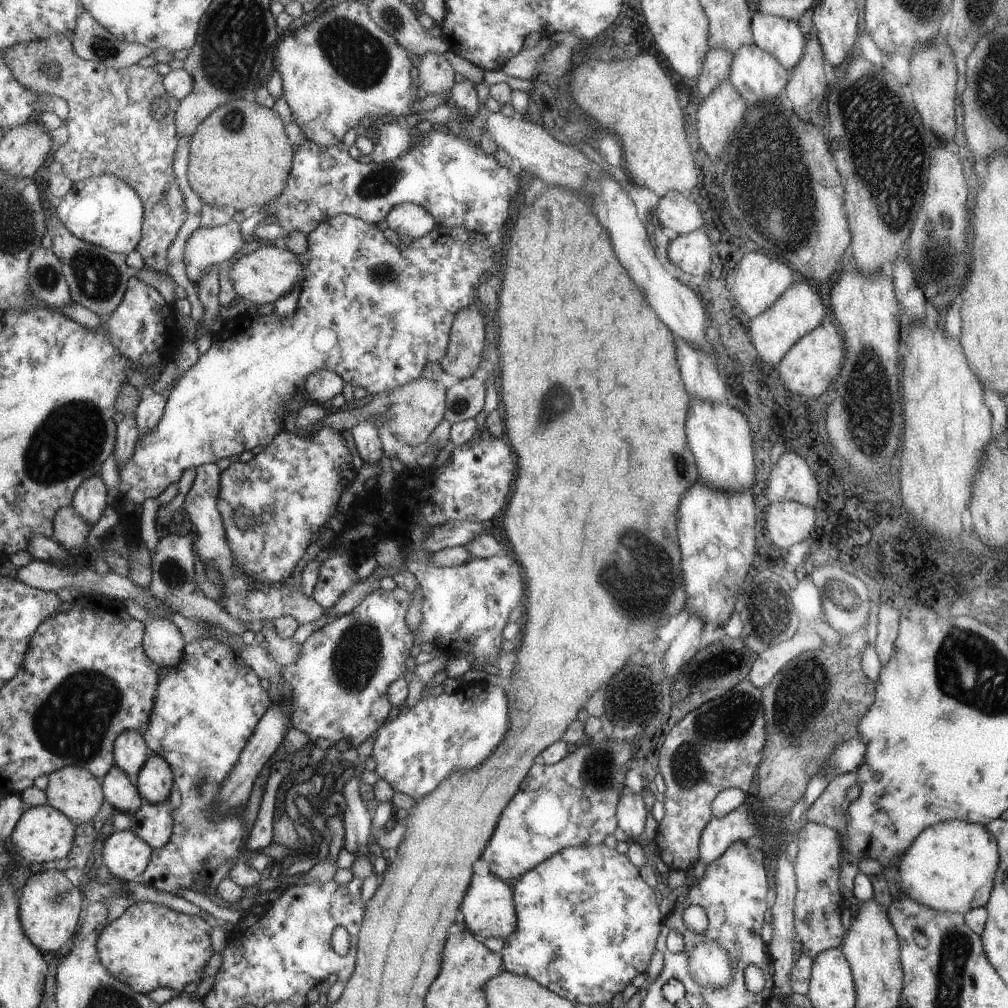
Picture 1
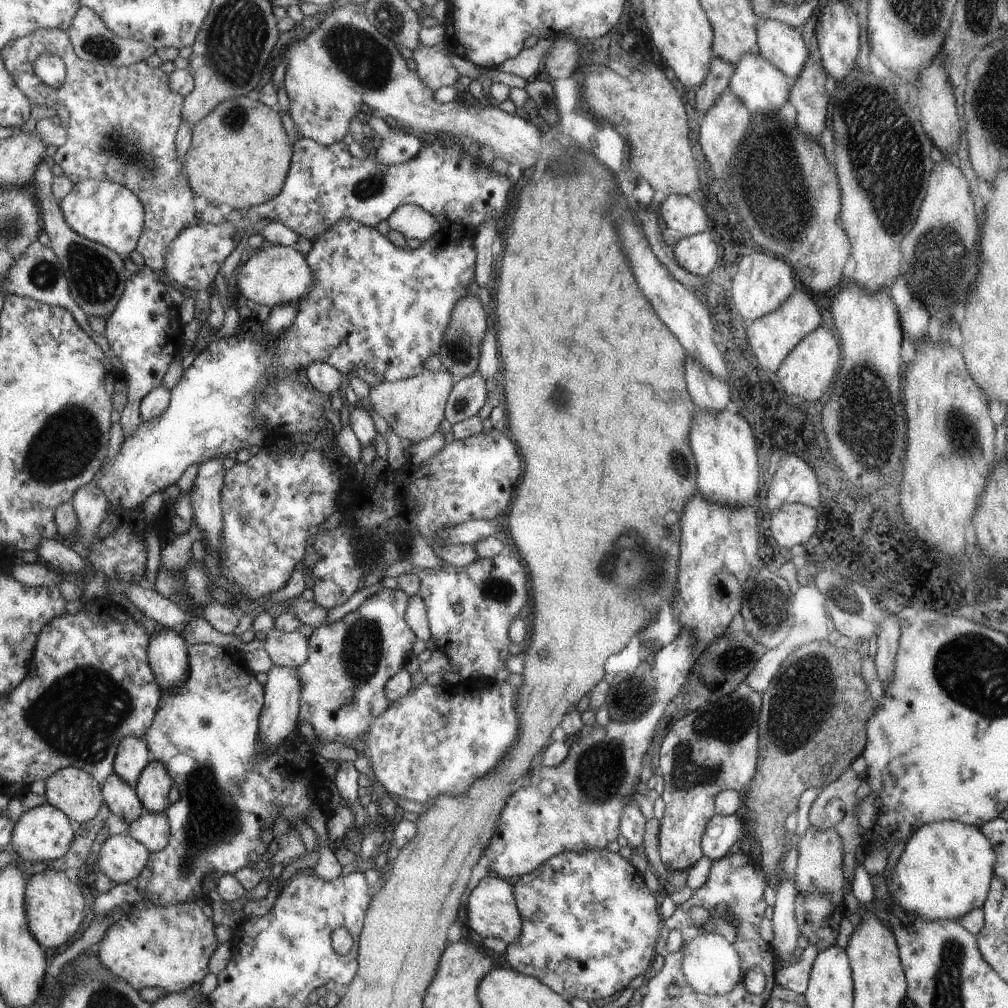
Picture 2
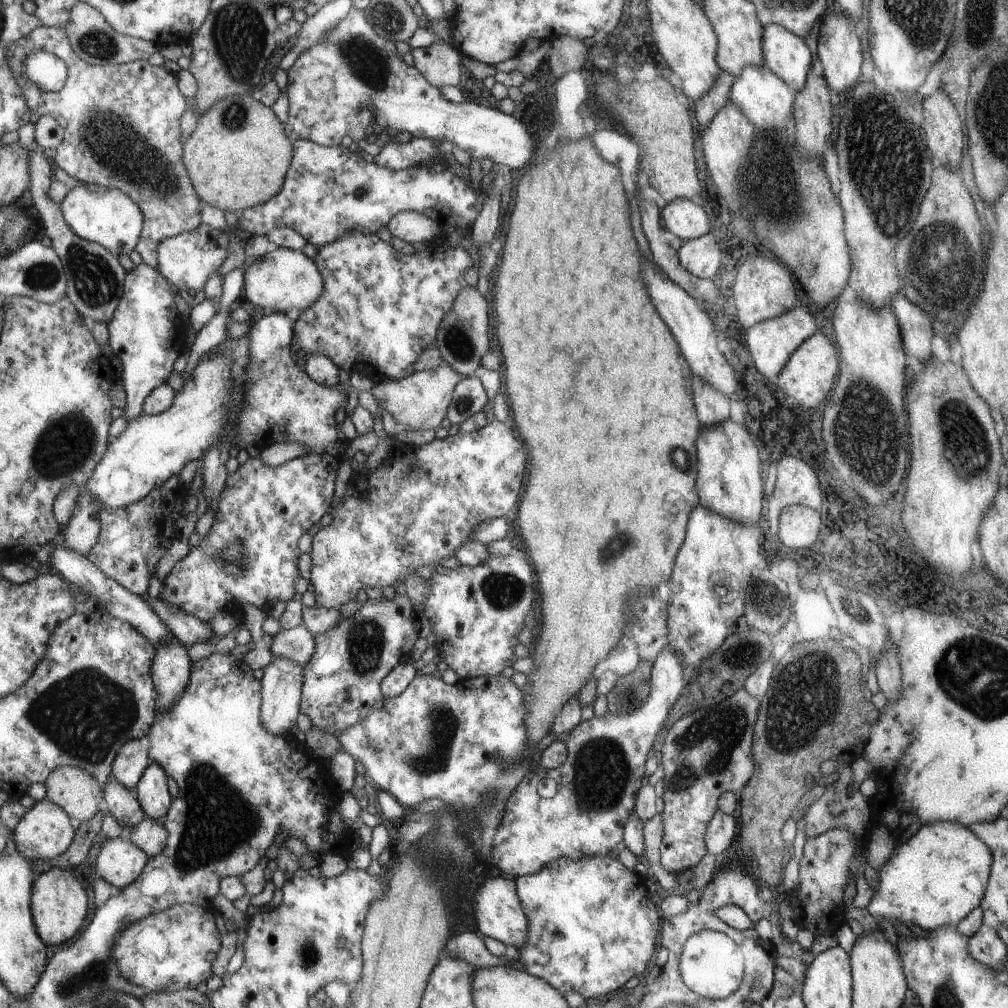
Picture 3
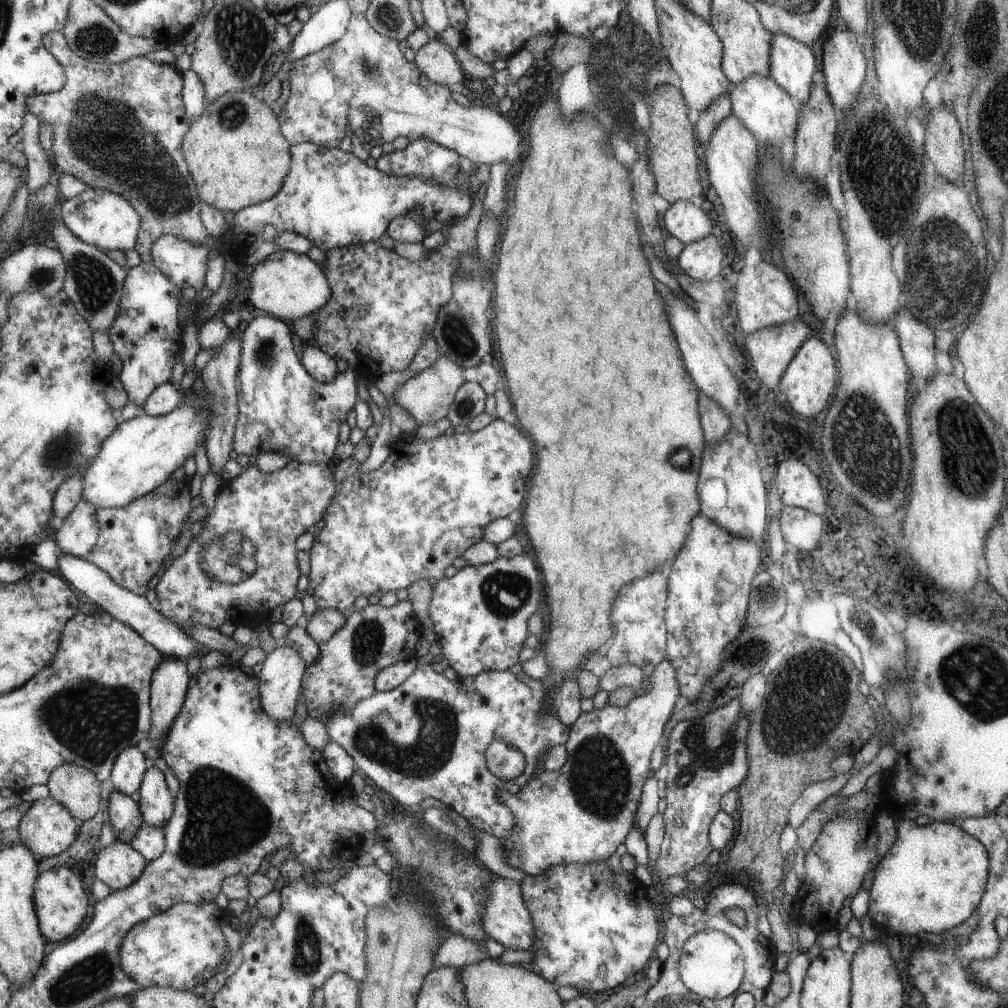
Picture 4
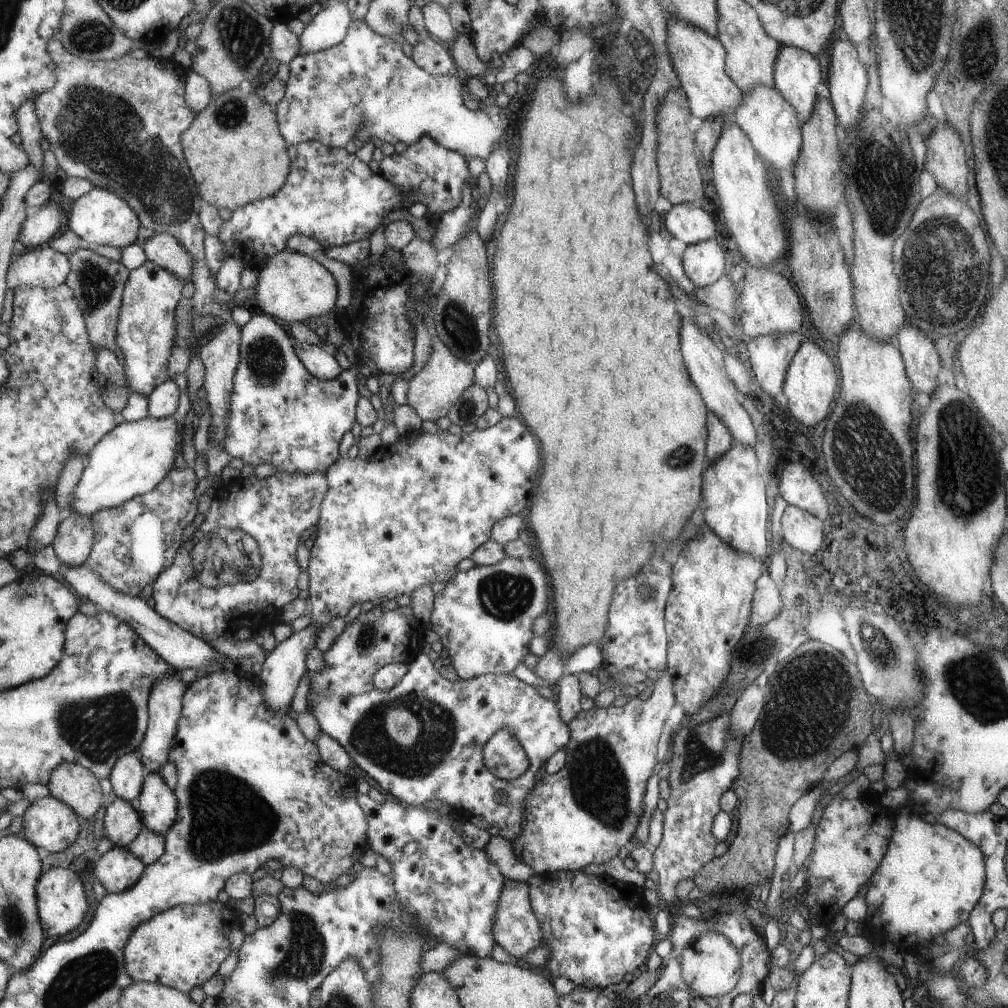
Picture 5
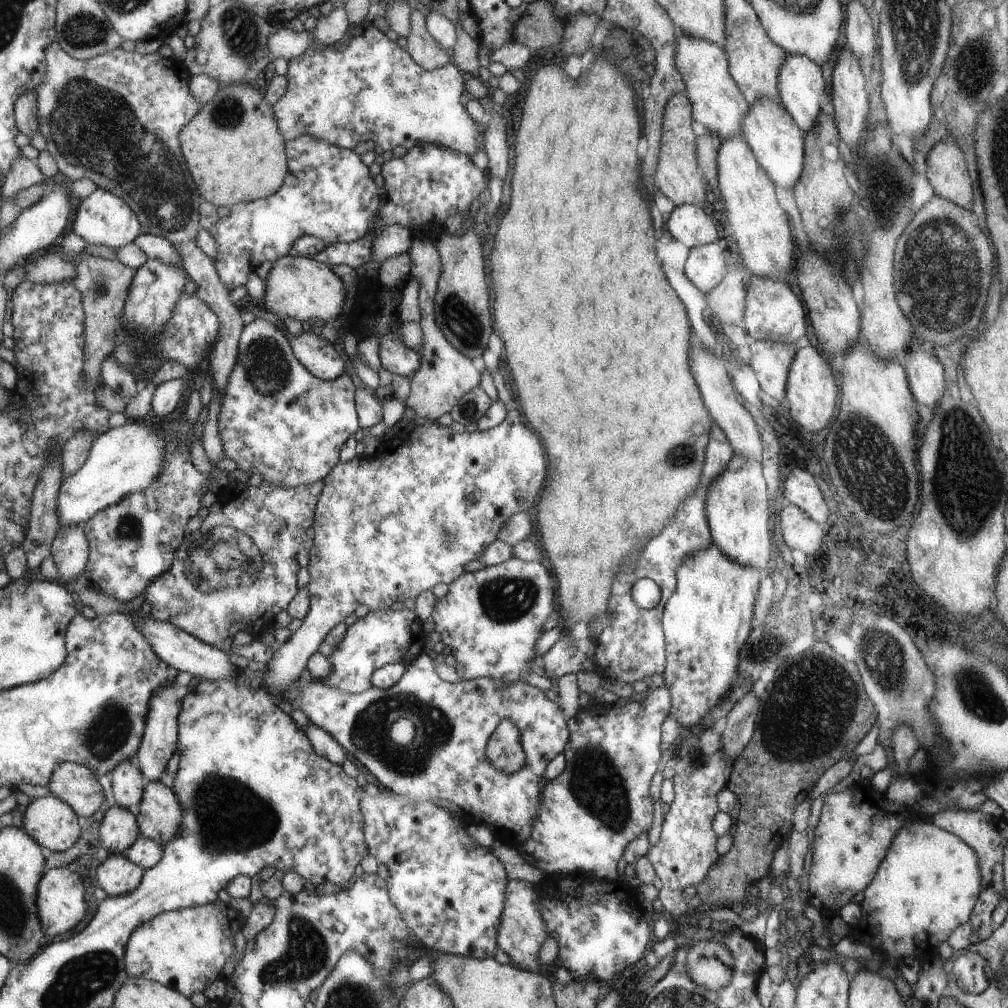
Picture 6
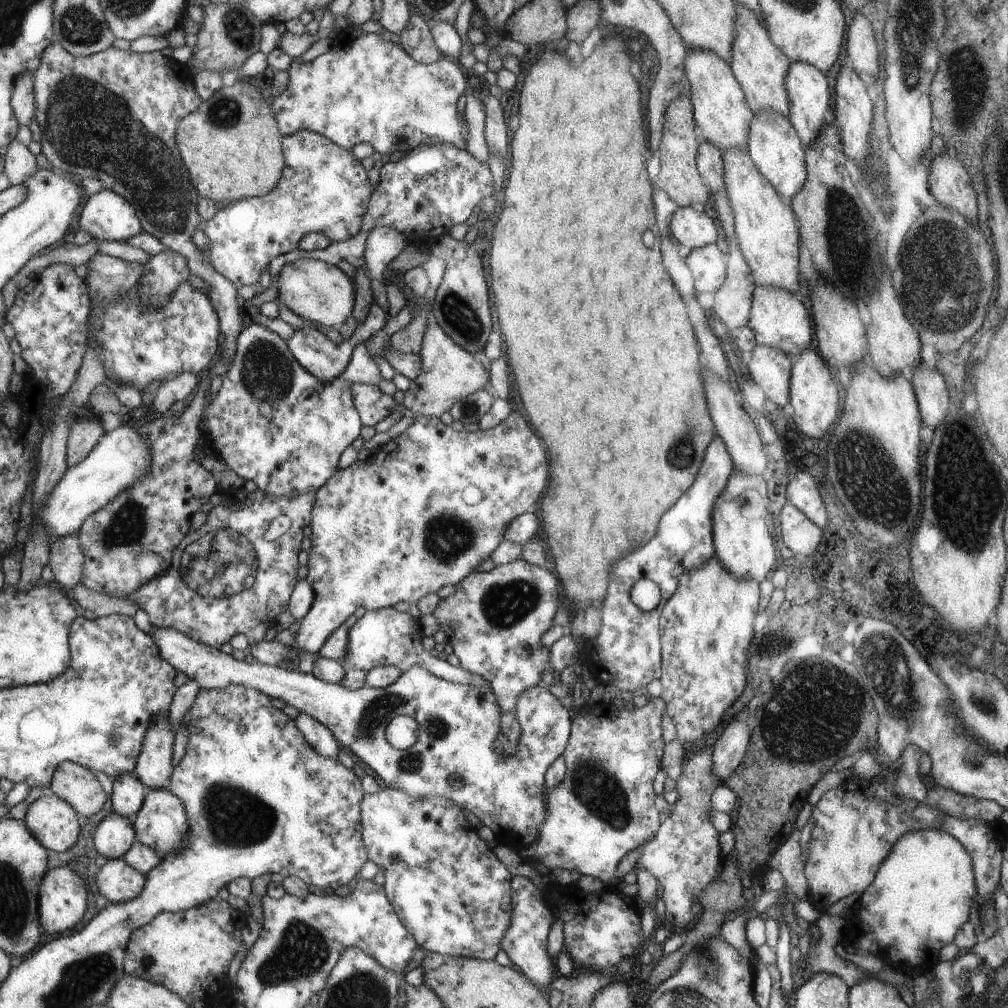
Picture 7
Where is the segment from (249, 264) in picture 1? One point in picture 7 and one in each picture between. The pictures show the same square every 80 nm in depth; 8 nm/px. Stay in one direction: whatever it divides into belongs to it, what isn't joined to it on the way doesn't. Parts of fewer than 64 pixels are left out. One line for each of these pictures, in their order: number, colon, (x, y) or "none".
2: (276, 274)
3: (284, 280)
4: (285, 284)
5: (291, 286)
6: (299, 287)
7: (313, 290)

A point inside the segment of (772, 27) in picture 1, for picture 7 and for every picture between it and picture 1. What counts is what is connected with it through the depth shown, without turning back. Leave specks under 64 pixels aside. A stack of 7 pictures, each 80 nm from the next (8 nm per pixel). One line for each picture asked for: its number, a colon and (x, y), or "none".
2: (781, 44)
3: (783, 53)
4: (791, 64)
5: (796, 73)
6: (800, 82)
7: (806, 88)

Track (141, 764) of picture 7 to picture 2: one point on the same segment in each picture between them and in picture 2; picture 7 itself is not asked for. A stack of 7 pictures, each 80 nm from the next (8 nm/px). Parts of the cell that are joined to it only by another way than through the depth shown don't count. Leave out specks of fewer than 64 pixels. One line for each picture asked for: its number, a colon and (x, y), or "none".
2: (169, 653)
3: (172, 669)
4: (171, 682)
5: (166, 701)
6: (160, 740)

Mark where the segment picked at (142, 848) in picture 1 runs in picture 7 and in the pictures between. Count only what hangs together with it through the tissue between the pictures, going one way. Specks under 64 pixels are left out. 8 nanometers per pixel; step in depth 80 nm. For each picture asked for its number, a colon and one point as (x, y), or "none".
2: (122, 859)
3: (121, 861)
4: (119, 865)
5: (119, 869)
6: (117, 875)
7: (118, 881)

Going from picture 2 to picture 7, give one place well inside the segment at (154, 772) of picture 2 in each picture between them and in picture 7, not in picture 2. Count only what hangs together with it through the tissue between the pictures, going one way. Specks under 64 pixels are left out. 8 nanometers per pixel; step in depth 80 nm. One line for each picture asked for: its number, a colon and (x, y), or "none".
3: (153, 790)
4: (157, 803)
5: (158, 804)
6: (160, 814)
7: (163, 823)

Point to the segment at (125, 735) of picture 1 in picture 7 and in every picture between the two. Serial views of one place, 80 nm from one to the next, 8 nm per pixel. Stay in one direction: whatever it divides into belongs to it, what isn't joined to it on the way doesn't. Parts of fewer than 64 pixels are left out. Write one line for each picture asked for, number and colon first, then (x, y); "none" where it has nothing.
2: (134, 754)
3: (132, 760)
4: (131, 766)
5: (129, 774)
6: (128, 783)
7: (129, 793)

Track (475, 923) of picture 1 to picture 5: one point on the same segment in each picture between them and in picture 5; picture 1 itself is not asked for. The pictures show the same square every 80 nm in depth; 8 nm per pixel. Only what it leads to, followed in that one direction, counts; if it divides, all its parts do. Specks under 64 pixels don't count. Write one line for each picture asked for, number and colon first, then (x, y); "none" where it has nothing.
2: (491, 911)
3: (498, 914)
4: (507, 920)
5: (515, 928)

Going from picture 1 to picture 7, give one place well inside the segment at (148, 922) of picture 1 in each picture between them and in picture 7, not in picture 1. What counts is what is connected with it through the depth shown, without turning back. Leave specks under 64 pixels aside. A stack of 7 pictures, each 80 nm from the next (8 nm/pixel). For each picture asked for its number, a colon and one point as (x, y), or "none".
2: (170, 946)
3: (169, 951)
4: (182, 947)
5: (183, 947)
6: (186, 949)
7: (188, 951)

